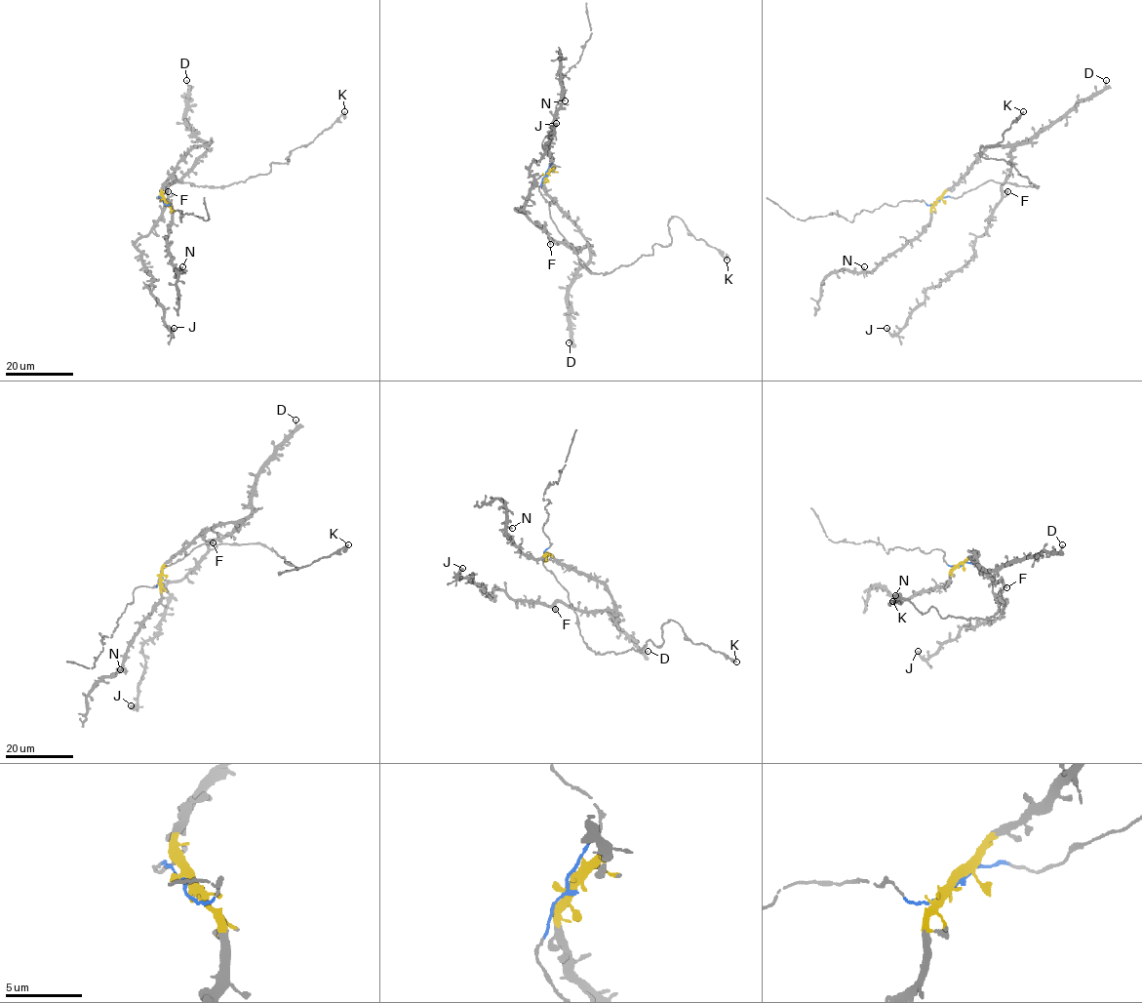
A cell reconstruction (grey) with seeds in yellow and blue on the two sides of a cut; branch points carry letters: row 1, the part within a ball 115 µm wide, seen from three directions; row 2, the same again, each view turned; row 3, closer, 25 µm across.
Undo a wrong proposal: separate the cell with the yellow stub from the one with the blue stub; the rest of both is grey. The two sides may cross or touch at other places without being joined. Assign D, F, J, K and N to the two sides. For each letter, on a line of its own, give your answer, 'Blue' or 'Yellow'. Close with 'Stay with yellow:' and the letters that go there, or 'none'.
D: Yellow
F: Yellow
J: Yellow
K: Blue
N: Yellow
Stay with yellow: D, F, J, N

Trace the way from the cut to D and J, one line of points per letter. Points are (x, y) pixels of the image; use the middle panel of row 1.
D: (546, 174), (545, 191), (587, 242), (589, 253), (589, 260), (578, 271), (569, 289), (569, 341)
J: (546, 174), (545, 191), (588, 247), (550, 238), (518, 211), (533, 184), (530, 165), (544, 153), (556, 123)

